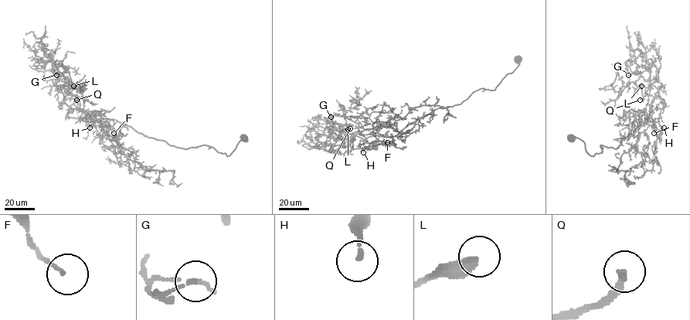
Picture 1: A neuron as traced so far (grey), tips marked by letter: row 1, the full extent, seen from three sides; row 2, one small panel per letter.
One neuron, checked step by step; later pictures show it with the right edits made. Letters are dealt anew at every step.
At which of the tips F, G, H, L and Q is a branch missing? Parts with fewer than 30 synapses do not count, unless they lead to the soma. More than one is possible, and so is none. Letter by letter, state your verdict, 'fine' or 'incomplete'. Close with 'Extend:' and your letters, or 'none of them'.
F: fine
G: fine
H: fine
L: fine
Q: incomplete
Extend: Q

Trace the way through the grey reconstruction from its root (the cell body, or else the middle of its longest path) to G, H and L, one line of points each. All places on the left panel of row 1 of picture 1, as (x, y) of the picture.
G: (243, 138), (227, 156), (205, 145), (171, 146), (115, 120), (69, 117), (76, 97), (56, 75)
H: (243, 138), (227, 156), (175, 147), (115, 120), (69, 117), (76, 97), (66, 95), (90, 127)
L: (243, 138), (227, 156), (205, 145), (171, 146), (115, 120), (69, 117), (76, 97), (69, 91), (73, 86)

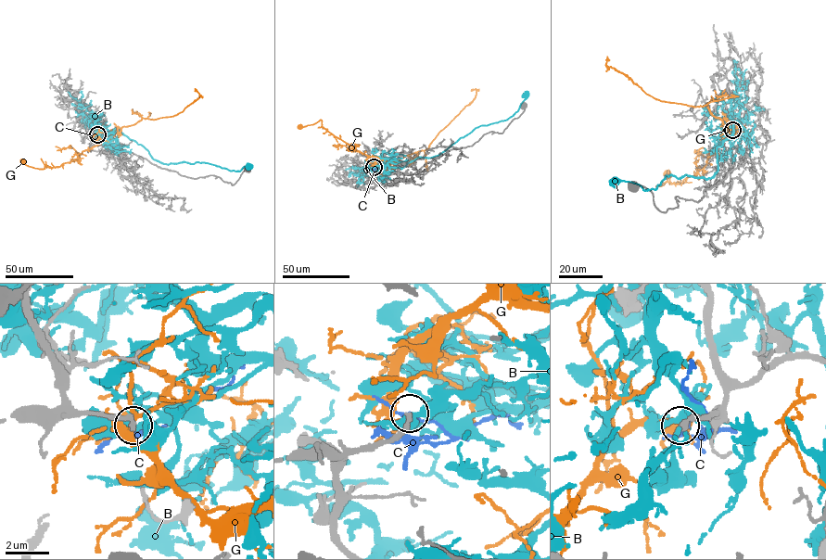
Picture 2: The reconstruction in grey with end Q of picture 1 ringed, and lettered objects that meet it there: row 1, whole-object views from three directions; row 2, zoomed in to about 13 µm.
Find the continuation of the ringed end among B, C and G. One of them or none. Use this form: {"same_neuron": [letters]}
{"same_neuron": []}

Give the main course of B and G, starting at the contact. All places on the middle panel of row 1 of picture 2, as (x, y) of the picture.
B: (374, 168), (403, 167), (418, 158), (441, 154), (476, 128), (507, 120), (519, 108), (525, 95)
G: (374, 167), (378, 158), (357, 151), (322, 126), (321, 120), (299, 126)

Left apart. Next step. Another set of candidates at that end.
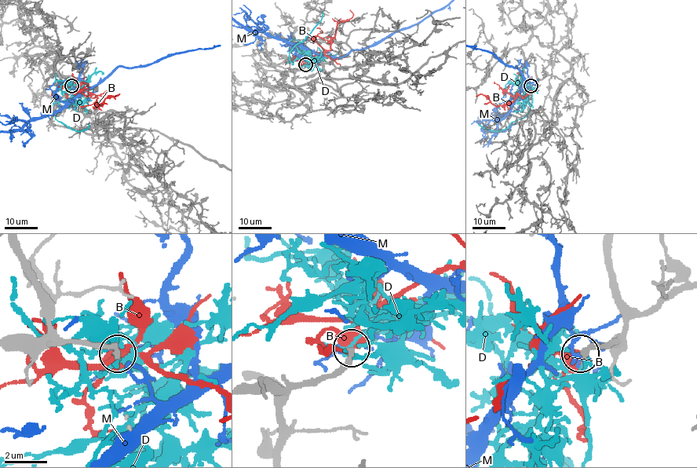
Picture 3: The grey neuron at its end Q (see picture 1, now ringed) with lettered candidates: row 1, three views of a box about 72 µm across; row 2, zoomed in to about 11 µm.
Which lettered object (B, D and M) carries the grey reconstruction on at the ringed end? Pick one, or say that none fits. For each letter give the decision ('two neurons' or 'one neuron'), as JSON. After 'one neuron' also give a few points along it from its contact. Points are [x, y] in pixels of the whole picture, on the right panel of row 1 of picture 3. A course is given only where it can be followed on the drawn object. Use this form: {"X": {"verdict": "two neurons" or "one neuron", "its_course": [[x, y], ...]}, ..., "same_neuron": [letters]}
{"B": {"verdict": "one neuron"}, "D": {"verdict": "two neurons"}, "M": {"verdict": "two neurons"}, "same_neuron": ["B"]}

